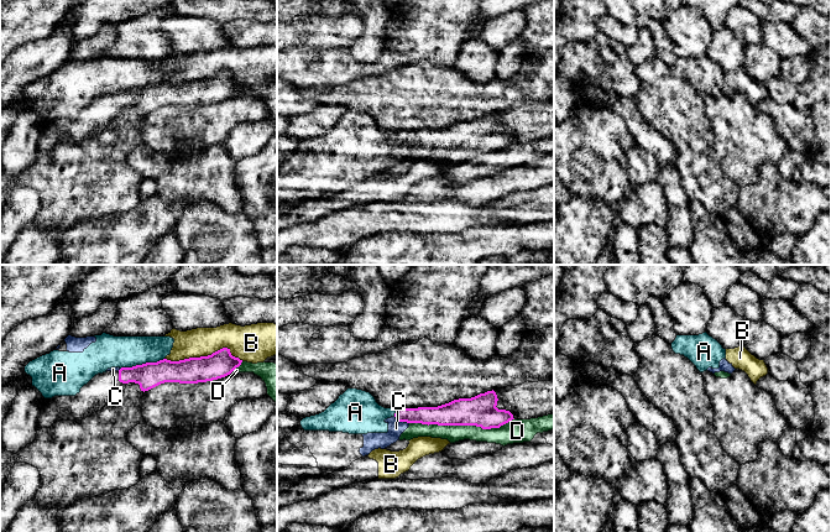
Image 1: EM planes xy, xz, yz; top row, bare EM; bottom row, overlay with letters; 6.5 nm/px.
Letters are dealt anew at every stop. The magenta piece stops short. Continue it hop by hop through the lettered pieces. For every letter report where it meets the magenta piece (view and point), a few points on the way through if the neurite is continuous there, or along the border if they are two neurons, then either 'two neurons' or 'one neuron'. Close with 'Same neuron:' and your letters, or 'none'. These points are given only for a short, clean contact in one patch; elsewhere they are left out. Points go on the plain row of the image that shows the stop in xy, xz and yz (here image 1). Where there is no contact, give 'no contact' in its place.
A: xy (142, 87) | two neurons
B: xy (204, 79) | two neurons
C: xz (398, 144) | along xz (393, 139), (403, 145) | two neurons
D: xz (461, 147) | two neurons
Same neuron: none

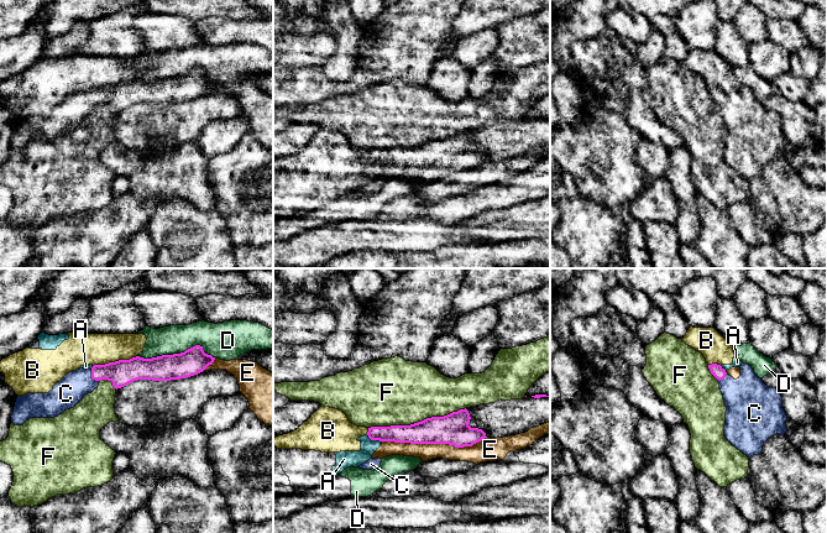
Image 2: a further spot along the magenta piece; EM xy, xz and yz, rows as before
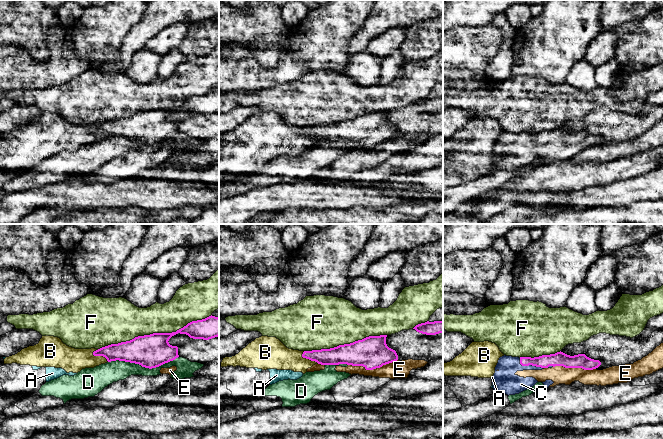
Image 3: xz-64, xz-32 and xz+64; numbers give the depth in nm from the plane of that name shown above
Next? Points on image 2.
A: xz (371, 162) | along xz (366, 157), (376, 163) | two neurons
B: xy (115, 84) | two neurons
C: xy (92, 100) | across xy (121, 95), (97, 95), (92, 100), (77, 106), (71, 113) | one neuron
D: xy (177, 77) | two neurons
E: xz (434, 166) | two neurons
F: xz (418, 145) | two neurons
Same neuron: C

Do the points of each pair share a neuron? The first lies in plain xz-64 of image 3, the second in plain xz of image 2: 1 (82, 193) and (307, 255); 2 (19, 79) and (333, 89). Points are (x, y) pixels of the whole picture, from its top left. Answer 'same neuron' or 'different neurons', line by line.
1: same neuron
2: same neuron

